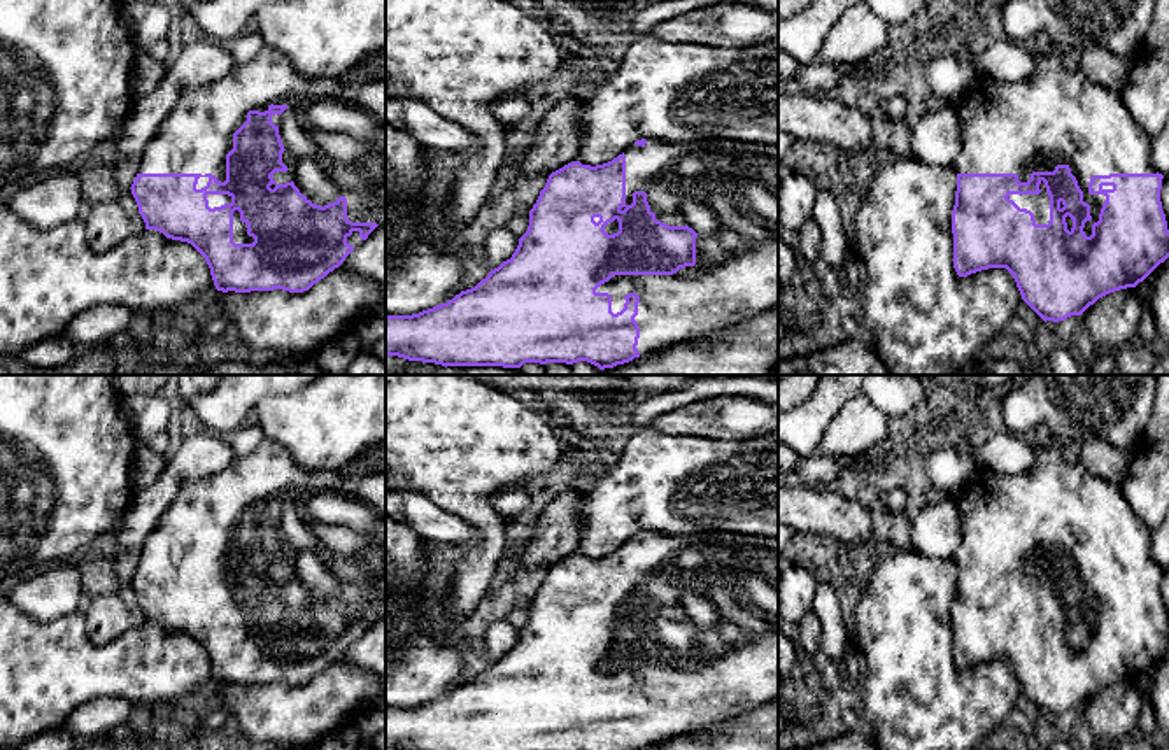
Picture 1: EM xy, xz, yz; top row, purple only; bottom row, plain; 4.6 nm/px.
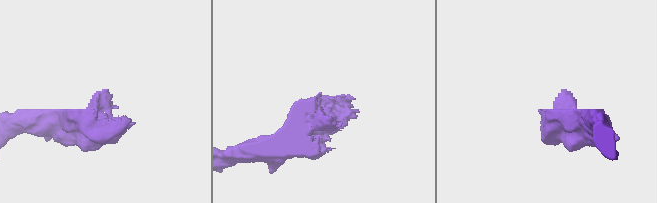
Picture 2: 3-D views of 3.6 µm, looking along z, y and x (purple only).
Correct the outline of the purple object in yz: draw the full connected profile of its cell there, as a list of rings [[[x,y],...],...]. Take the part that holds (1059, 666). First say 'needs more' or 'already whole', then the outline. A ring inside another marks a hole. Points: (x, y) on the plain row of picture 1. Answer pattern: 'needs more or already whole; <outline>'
needs more; [[[1053,442],[1050,447],[1041,449],[1034,464],[1022,473],[999,475],[978,466],[974,477],[953,499],[962,526],[960,543],[952,557],[957,566],[952,626],[953,661],[959,669],[967,669],[988,661],[1006,661],[1013,668],[1022,692],[1045,715],[1059,715],[1071,708],[1081,708],[1090,697],[1109,685],[1136,680],[1169,650],[1169,622],[1160,594],[1164,568],[1158,566],[1151,555],[1151,529],[1136,517],[1122,484],[1092,475],[1081,463],[1067,463],[1062,454],[1062,445]]]

